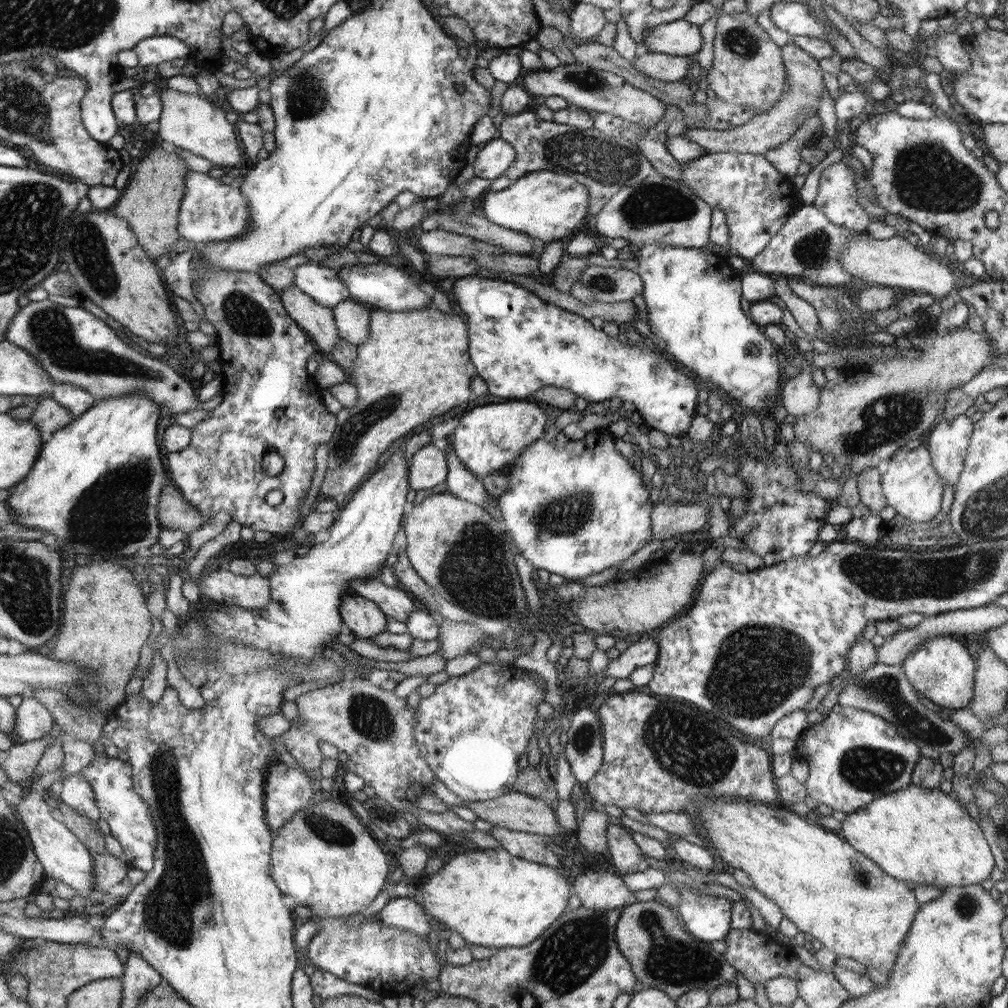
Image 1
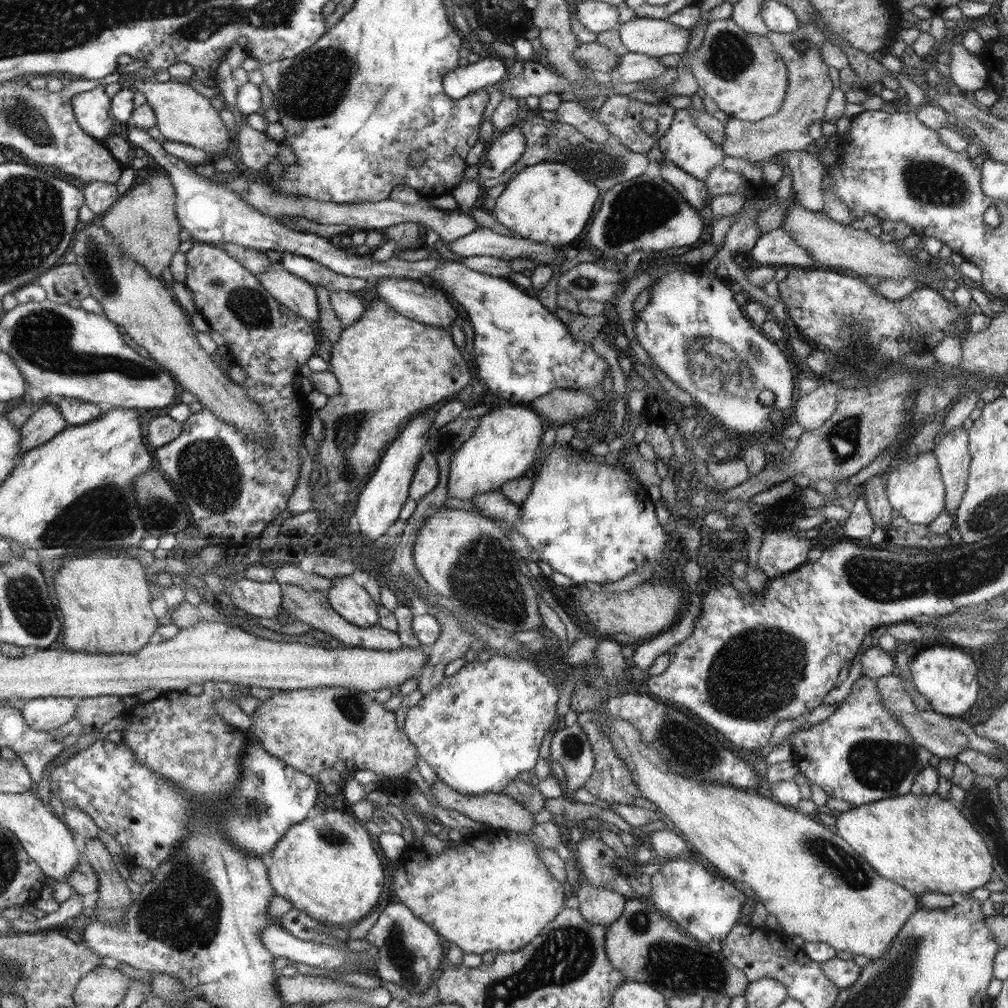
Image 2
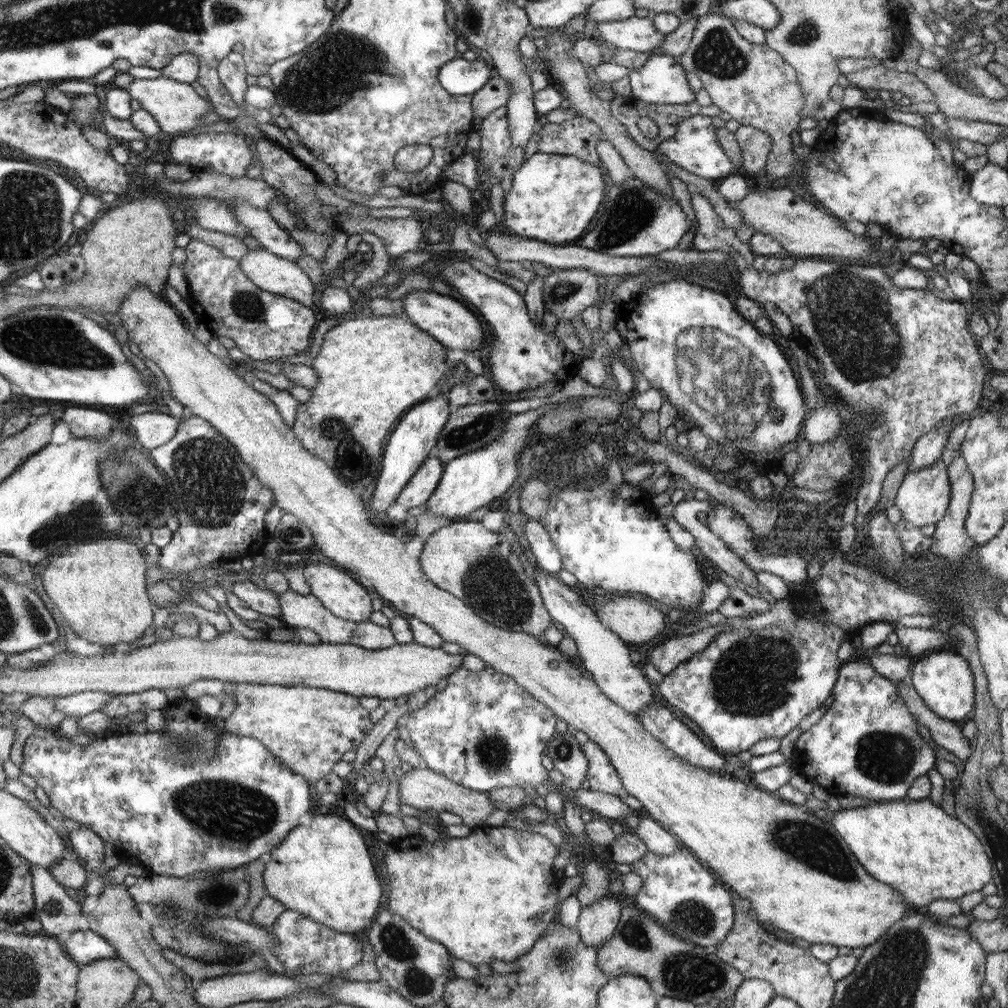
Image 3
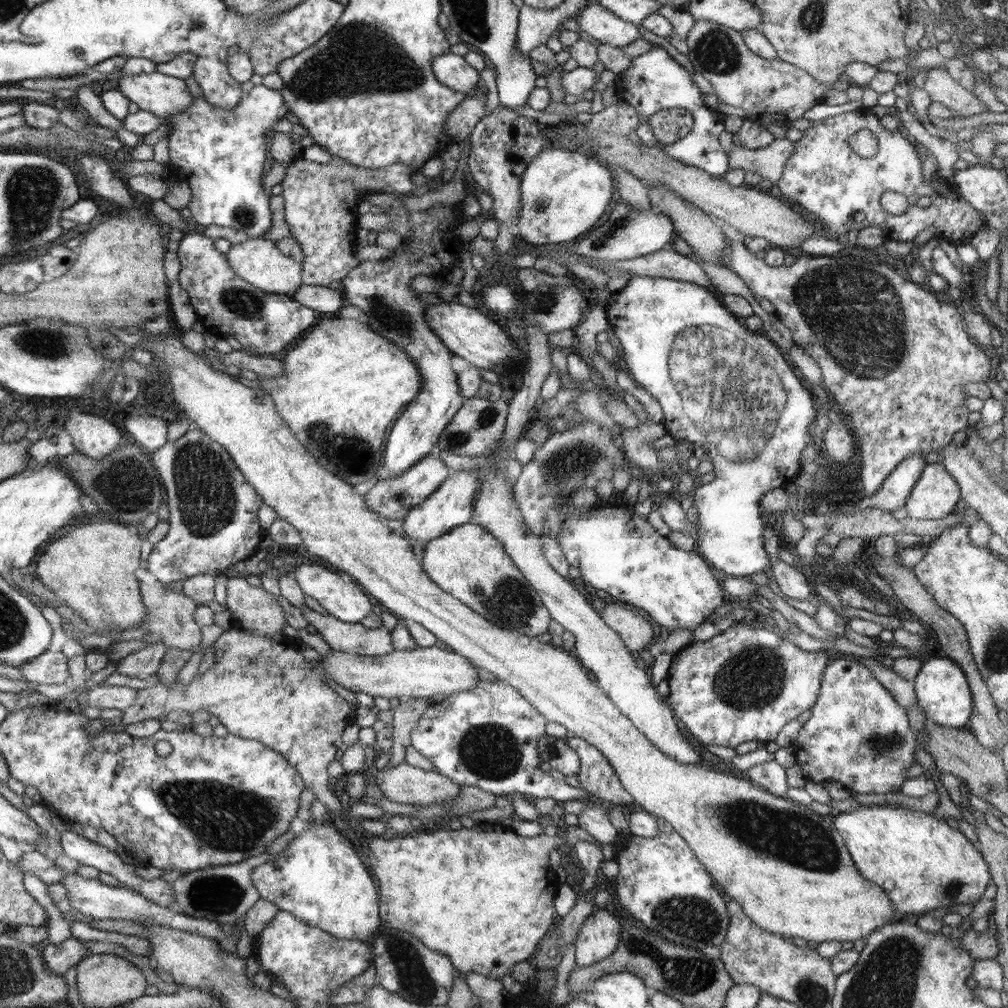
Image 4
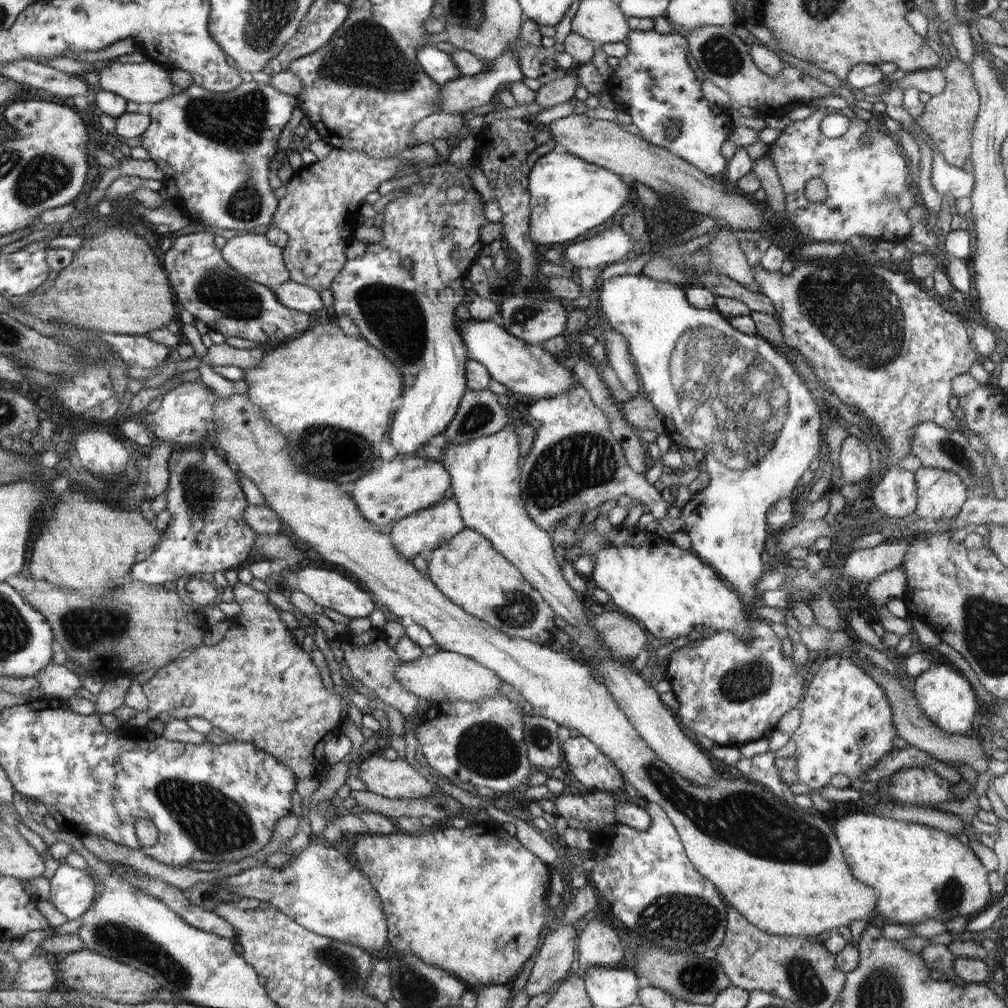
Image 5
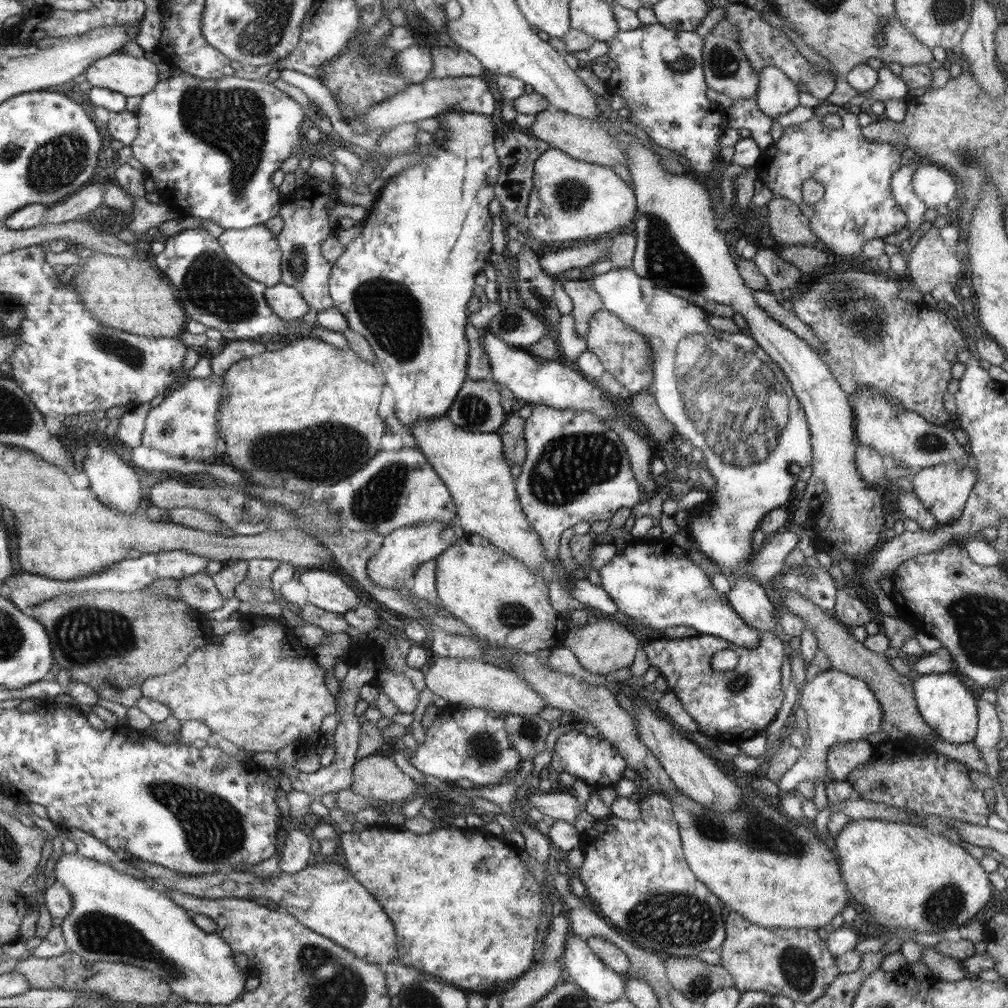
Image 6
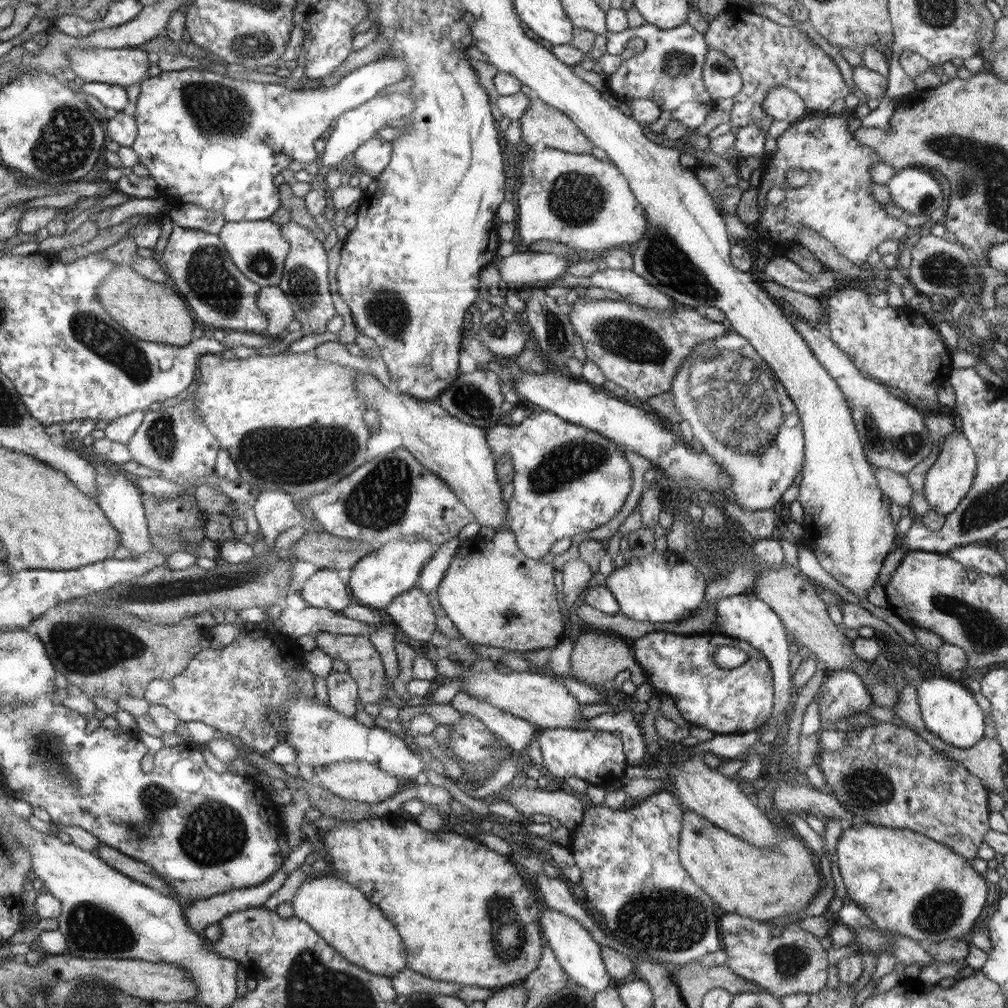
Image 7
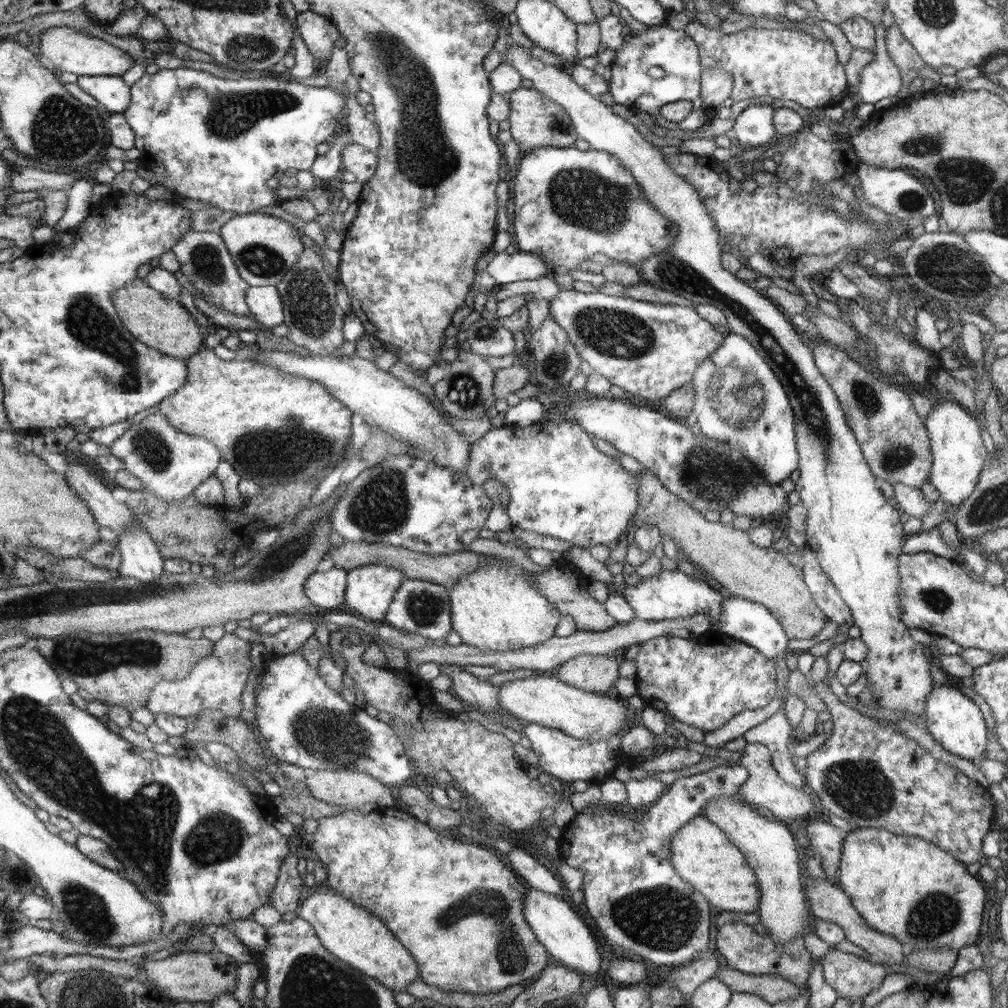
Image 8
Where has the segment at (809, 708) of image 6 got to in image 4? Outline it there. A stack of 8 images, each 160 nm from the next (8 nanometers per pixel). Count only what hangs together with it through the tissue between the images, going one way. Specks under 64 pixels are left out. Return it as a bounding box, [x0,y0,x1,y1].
[791,656,917,794]

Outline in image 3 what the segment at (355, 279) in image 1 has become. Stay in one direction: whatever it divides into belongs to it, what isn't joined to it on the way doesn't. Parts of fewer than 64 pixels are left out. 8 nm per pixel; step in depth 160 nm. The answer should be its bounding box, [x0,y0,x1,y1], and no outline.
[402,290,486,352]

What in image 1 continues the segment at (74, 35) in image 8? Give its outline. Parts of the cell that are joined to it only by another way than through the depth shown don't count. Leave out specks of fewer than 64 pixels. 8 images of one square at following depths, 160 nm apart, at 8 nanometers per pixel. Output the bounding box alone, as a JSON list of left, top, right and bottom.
[158,88,242,167]

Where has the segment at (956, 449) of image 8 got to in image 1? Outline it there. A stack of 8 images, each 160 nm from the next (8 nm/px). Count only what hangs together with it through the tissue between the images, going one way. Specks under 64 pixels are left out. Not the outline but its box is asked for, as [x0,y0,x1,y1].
[881,446,945,522]

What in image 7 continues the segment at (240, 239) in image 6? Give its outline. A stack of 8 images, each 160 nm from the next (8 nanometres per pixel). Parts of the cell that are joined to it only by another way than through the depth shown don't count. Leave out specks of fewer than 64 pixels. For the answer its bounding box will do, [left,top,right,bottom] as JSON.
[217,219,291,287]

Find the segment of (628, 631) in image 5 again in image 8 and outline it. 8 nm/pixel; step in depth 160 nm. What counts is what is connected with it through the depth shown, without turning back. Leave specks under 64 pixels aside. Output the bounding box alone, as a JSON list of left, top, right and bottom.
[555,655,618,690]

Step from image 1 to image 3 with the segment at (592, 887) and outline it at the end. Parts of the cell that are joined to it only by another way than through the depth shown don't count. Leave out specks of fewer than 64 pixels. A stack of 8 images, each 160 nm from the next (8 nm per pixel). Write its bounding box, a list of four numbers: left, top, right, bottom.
[577,896,623,949]

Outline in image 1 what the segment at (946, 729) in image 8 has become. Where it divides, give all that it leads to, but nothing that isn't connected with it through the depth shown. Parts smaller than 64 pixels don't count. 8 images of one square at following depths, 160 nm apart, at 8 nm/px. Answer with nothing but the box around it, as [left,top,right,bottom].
[901,634,976,711]

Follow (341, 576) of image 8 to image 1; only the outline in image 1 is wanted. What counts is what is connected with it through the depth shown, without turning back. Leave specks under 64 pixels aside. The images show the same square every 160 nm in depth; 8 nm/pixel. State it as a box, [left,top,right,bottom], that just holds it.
[339,594,386,641]

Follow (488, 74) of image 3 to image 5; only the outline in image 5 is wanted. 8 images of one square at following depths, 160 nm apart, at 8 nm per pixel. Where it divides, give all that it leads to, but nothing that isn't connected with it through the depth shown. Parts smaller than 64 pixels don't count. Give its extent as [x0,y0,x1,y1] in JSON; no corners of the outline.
[419,45,462,86]

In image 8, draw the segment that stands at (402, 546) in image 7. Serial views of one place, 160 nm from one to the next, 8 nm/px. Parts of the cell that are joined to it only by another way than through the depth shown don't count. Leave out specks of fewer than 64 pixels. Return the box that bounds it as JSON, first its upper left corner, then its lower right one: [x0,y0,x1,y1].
[344,564,404,621]

